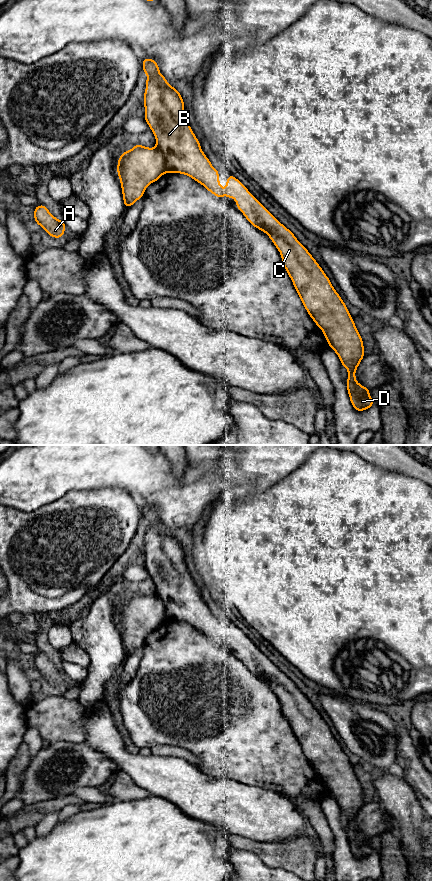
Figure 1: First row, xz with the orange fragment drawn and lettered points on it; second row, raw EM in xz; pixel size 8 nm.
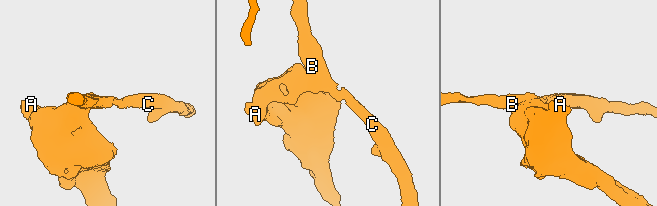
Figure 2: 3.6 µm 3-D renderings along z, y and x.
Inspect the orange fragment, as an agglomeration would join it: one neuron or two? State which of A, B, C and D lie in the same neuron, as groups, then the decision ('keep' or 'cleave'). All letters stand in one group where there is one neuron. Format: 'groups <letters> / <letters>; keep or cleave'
groups A / B C D; cleave

